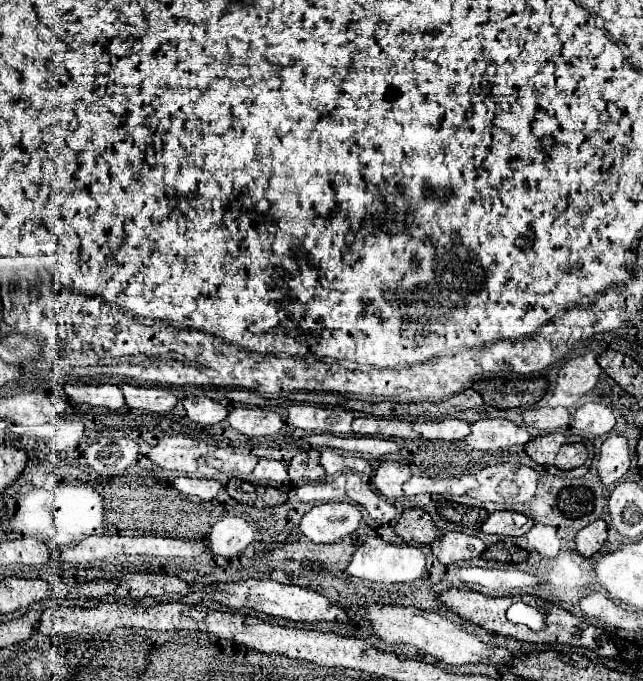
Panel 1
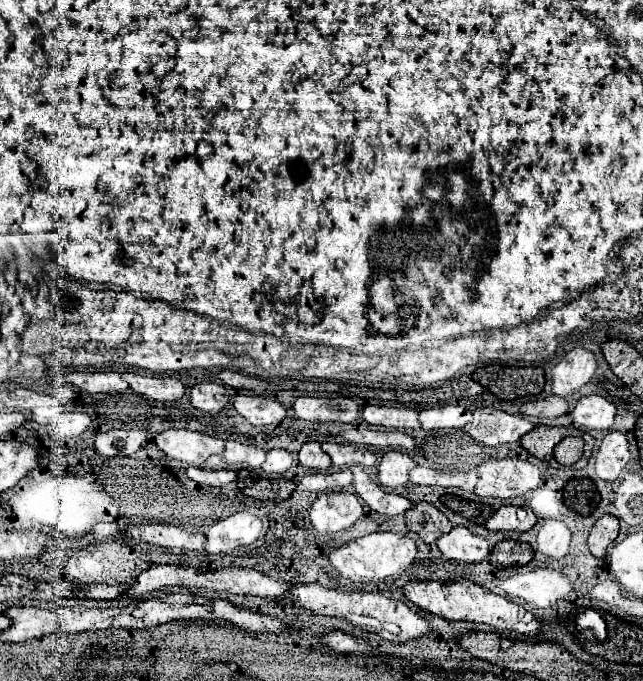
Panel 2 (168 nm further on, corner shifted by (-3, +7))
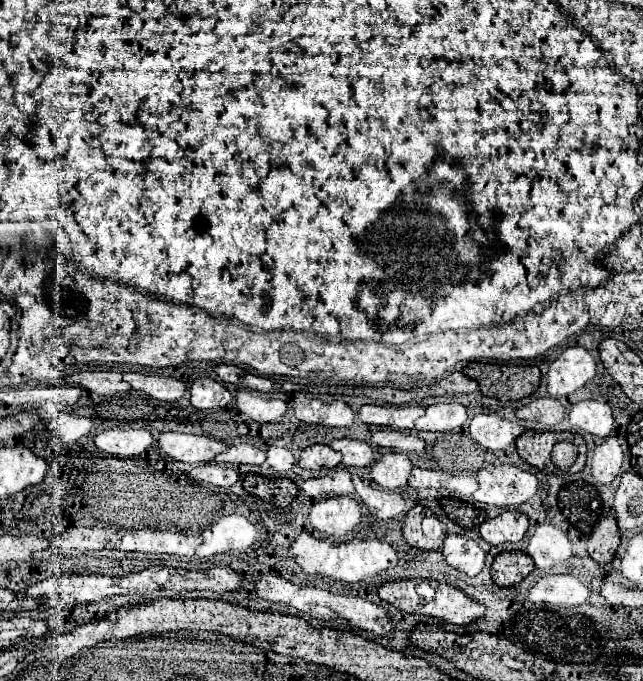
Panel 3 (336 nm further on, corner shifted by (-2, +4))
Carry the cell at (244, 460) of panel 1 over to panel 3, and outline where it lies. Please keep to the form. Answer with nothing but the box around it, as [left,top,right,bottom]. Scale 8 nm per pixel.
[216,443,266,466]

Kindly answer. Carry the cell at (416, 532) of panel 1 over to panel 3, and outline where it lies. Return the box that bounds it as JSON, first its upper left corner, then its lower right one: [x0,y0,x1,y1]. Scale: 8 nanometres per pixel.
[403,505,447,551]

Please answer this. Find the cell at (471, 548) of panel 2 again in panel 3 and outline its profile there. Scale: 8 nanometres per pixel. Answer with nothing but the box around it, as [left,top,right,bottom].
[443,535,485,577]

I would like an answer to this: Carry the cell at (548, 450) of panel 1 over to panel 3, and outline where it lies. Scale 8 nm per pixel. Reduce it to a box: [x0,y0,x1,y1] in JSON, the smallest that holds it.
[517,431,587,475]

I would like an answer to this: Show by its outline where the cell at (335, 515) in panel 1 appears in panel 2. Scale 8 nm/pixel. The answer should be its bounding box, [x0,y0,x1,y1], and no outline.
[310,492,362,532]

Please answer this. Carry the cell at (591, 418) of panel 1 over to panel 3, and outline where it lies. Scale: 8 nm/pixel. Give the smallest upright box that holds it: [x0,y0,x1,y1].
[569,401,613,437]

